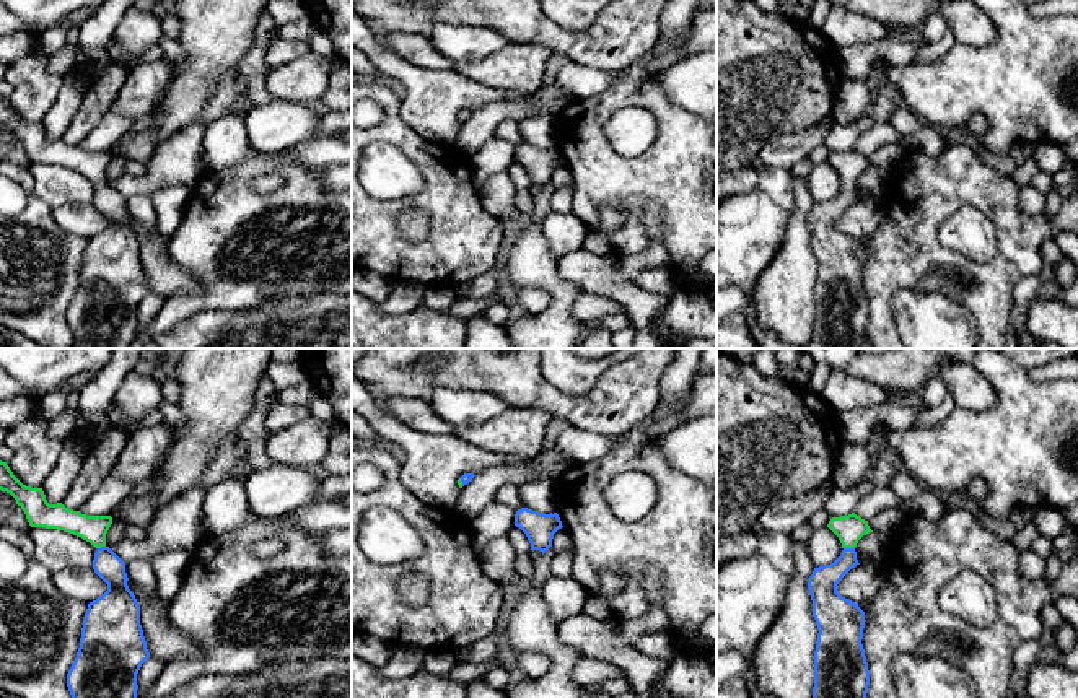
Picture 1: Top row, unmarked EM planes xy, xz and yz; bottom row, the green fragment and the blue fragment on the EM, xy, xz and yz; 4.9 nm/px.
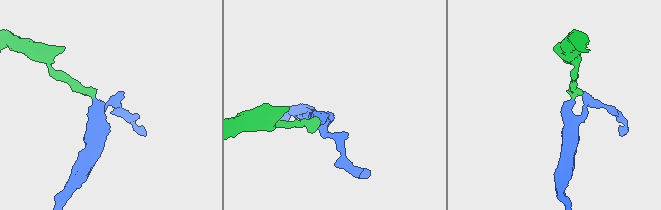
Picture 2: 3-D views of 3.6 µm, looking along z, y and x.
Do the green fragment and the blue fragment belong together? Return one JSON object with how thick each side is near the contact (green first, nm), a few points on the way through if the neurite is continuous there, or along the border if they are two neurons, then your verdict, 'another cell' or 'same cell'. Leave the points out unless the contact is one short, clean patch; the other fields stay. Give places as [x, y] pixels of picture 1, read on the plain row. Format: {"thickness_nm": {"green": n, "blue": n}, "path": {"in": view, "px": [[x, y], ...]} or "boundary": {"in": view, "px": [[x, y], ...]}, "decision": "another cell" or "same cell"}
{"thickness_nm": {"green": 140, "blue": 140}, "path": {"in": "yz", "px": [[849, 165], [849, 183], [849, 192], [823, 218]]}, "decision": "same cell"}

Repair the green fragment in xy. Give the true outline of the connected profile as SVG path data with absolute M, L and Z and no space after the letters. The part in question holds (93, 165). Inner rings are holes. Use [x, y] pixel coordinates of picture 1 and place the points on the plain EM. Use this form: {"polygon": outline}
{"polygon": "M0 96L0 125L10 129L24 146L31 163L57 164L81 172L96 182L93 205L107 220L107 226L88 239L80 283L67 309L67 322L73 335L72 348L129 348L137 337L137 309L150 293L140 260L140 241L127 221L125 198L106 181L106 169L112 159L111 151L86 151L65 143L62 138L49 140L42 124L23 120Z"}

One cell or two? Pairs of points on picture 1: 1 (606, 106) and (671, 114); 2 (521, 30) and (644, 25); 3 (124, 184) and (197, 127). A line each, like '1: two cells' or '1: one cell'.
1: one cell
2: one cell
3: one cell

